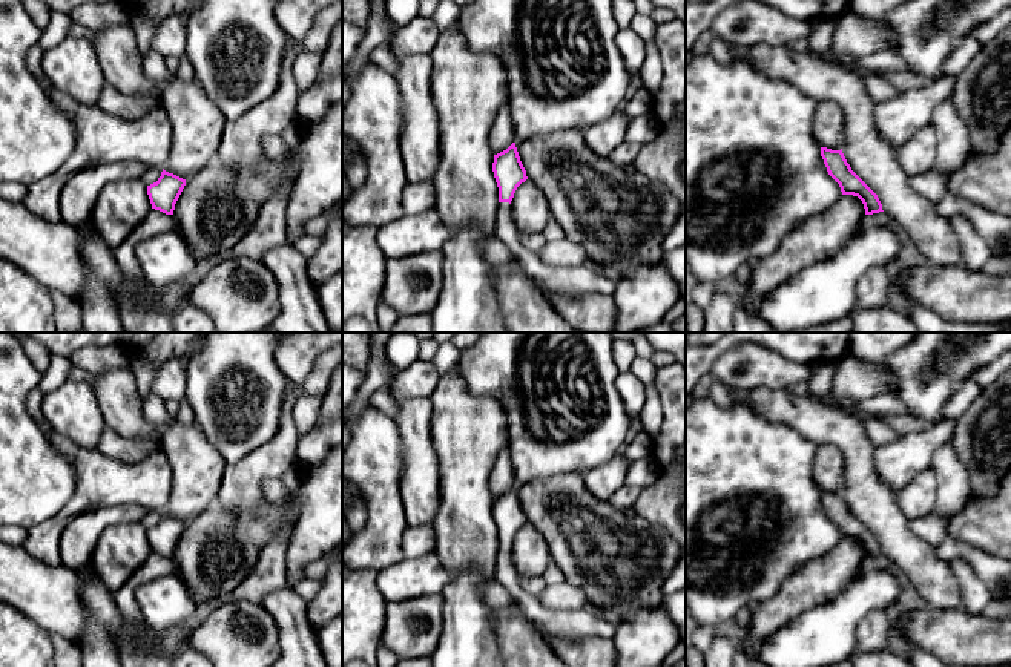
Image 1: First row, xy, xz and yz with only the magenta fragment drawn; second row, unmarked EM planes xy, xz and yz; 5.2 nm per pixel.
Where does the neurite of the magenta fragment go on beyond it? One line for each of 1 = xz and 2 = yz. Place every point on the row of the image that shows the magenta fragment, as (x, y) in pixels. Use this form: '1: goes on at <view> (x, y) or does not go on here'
1: goes on at xz (573, 282)
2: does not go on here

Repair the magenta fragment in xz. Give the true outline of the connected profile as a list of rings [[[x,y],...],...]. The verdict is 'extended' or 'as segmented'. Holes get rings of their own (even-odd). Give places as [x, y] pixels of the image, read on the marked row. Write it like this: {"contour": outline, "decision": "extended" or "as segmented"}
{"contour": [[[515,143],[494,155],[492,172],[499,187],[496,238],[509,248],[545,299],[549,302],[549,296],[554,291],[569,299],[577,299],[588,293],[612,296],[617,281],[595,270],[591,264],[580,267],[552,267],[543,264],[537,251],[520,244],[517,227],[511,218],[511,201],[517,187],[525,182],[528,176]]], "decision": "extended"}

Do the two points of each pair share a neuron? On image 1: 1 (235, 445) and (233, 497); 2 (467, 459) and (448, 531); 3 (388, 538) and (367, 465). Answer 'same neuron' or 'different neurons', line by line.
1: different neurons
2: same neuron
3: same neuron

